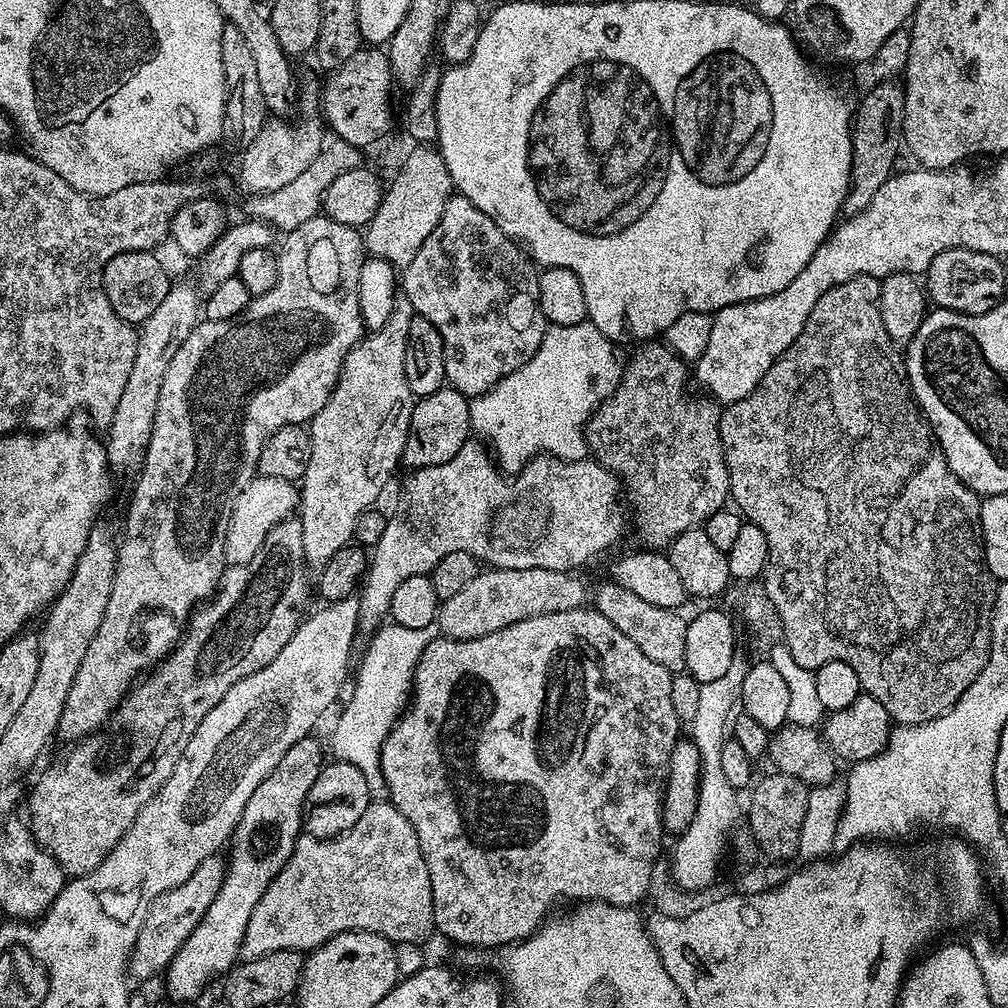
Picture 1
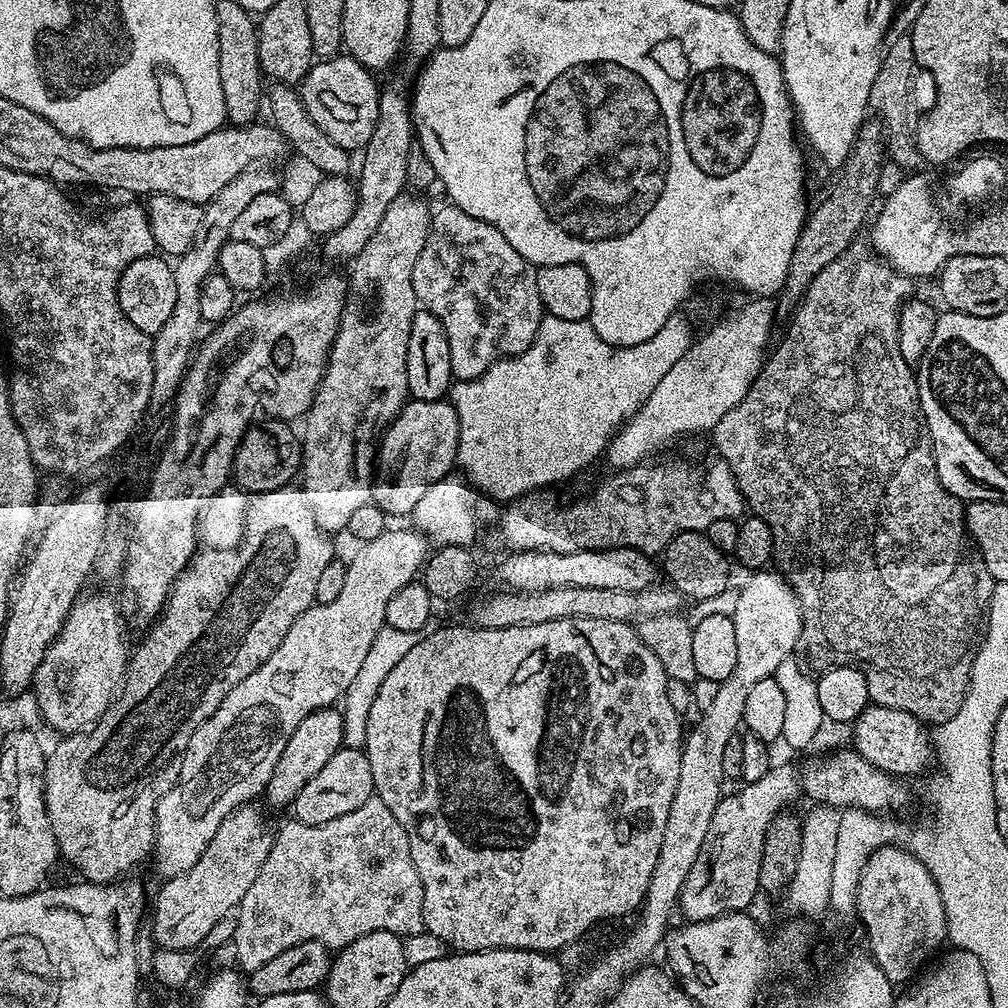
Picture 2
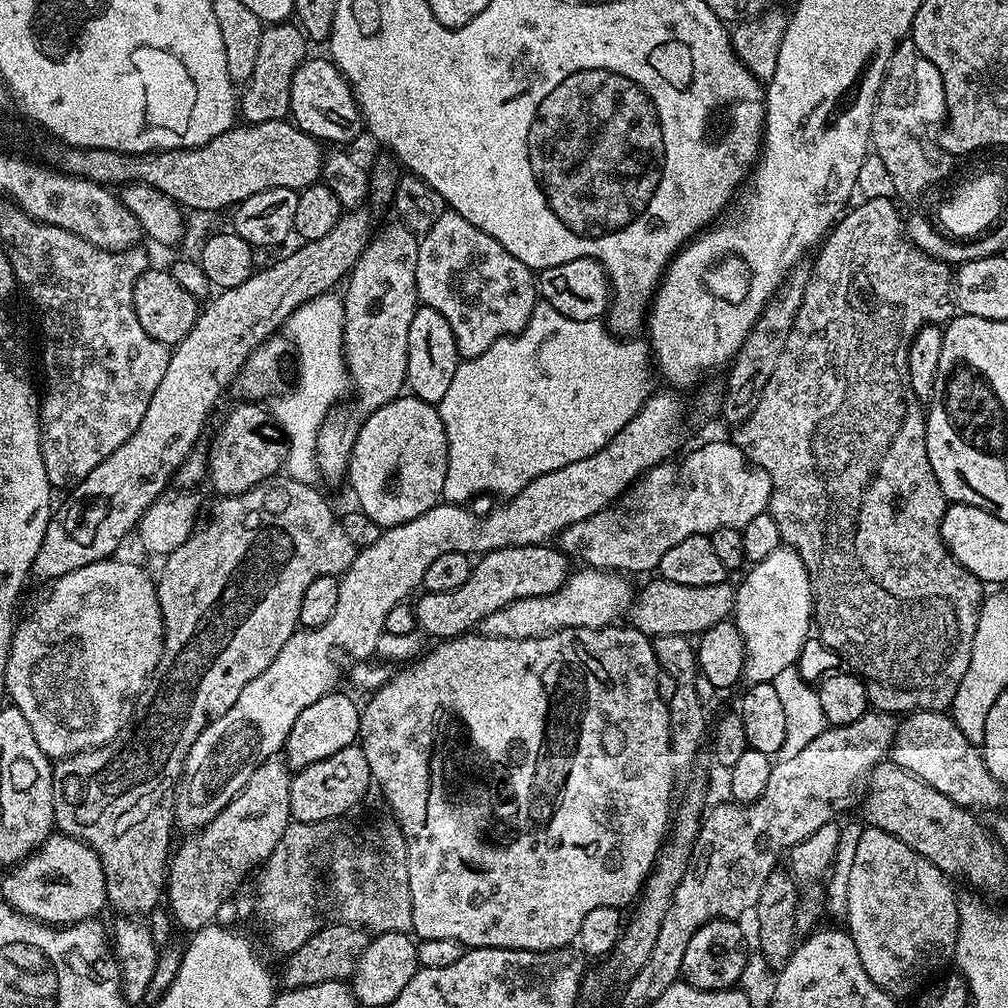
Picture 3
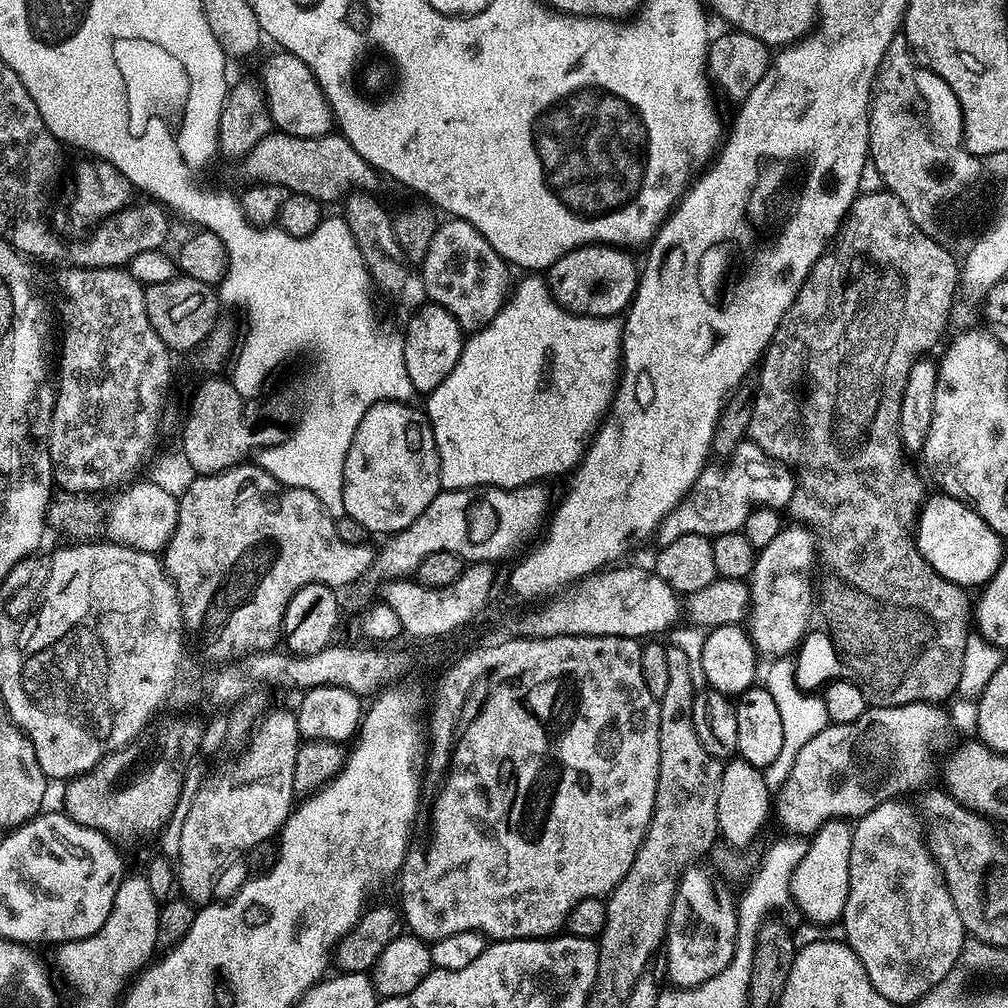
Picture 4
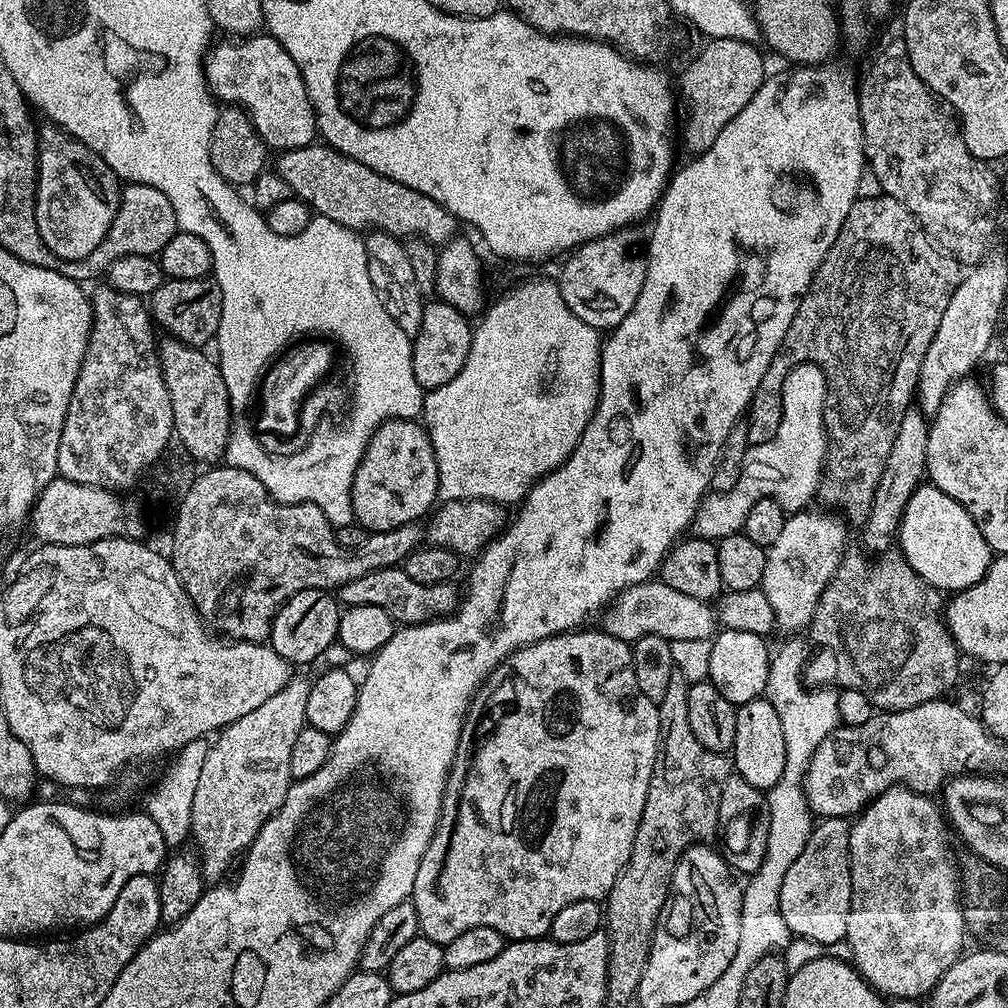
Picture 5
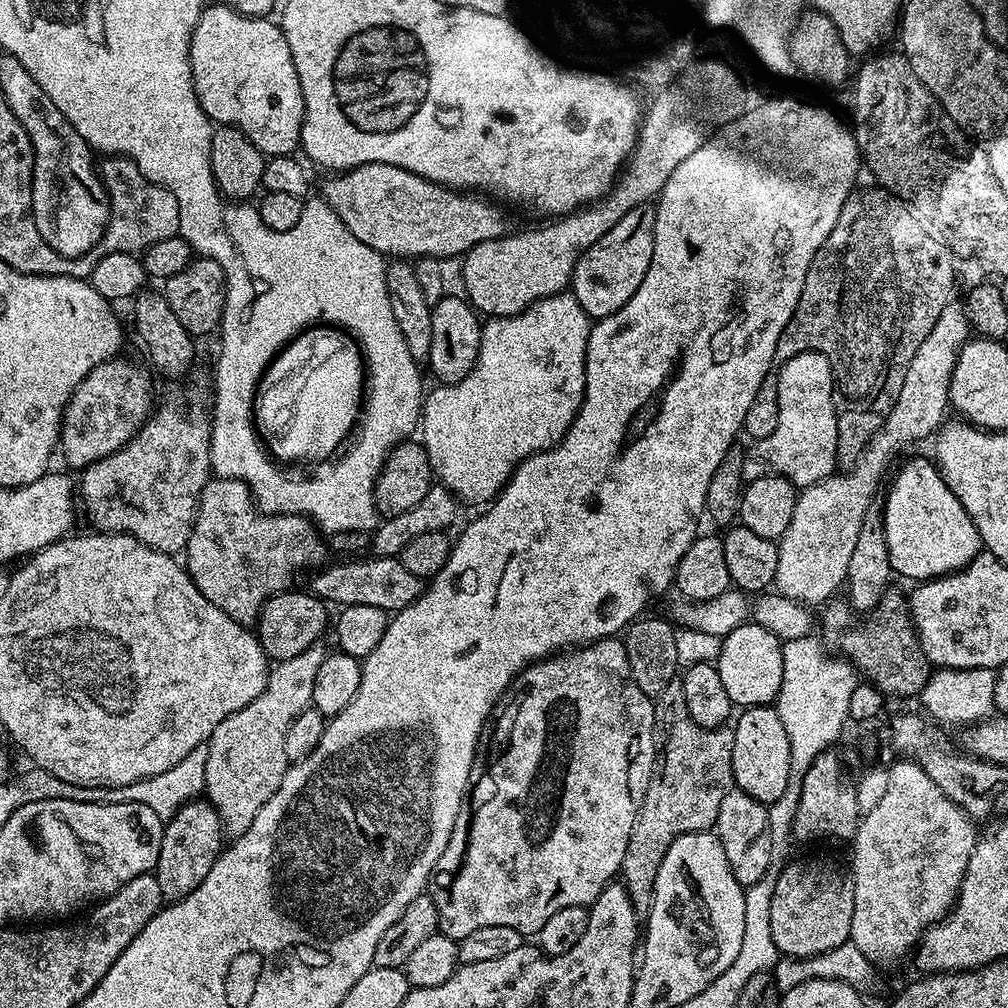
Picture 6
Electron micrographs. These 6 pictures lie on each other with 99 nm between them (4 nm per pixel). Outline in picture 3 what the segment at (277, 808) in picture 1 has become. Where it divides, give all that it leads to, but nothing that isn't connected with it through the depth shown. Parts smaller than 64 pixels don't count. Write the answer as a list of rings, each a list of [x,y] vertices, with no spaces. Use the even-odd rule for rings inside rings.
[[[341,690],[327,692],[318,702],[306,706],[294,726],[290,726],[290,734],[286,738],[282,749],[283,759],[289,769],[299,770],[320,762],[322,758],[330,758],[330,754],[338,754],[346,746],[357,743],[360,734],[361,705],[355,704],[346,693]]]

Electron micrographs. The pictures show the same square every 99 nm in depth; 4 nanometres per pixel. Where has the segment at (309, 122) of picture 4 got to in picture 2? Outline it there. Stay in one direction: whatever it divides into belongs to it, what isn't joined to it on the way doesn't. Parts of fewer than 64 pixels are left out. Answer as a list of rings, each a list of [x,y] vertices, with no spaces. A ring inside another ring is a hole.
[[[337,54],[313,63],[298,88],[300,99],[310,118],[314,118],[318,130],[322,130],[326,138],[350,154],[355,153],[355,148],[356,151],[362,150],[366,142],[370,142],[370,134],[374,134],[374,126],[378,122],[381,85],[376,84],[372,76],[375,75],[361,66],[354,57]]]

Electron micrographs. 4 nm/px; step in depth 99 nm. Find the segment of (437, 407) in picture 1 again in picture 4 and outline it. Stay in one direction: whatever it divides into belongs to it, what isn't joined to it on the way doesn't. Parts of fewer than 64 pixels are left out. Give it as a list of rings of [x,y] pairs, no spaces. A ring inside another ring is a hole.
[[[379,400],[362,418],[344,463],[344,515],[366,526],[369,534],[406,530],[442,491],[440,459],[427,415],[408,402]]]

